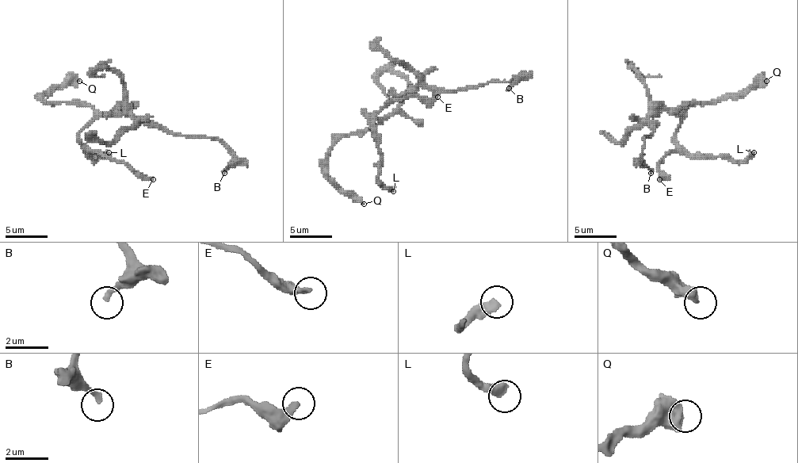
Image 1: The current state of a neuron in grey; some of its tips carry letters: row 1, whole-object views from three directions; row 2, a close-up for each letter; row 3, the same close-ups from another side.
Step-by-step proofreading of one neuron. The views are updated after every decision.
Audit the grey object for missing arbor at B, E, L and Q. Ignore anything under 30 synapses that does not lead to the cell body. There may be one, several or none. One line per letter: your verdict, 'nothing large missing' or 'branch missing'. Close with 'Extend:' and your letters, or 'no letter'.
B: branch missing
E: nothing large missing
L: nothing large missing
Q: nothing large missing
Extend: B

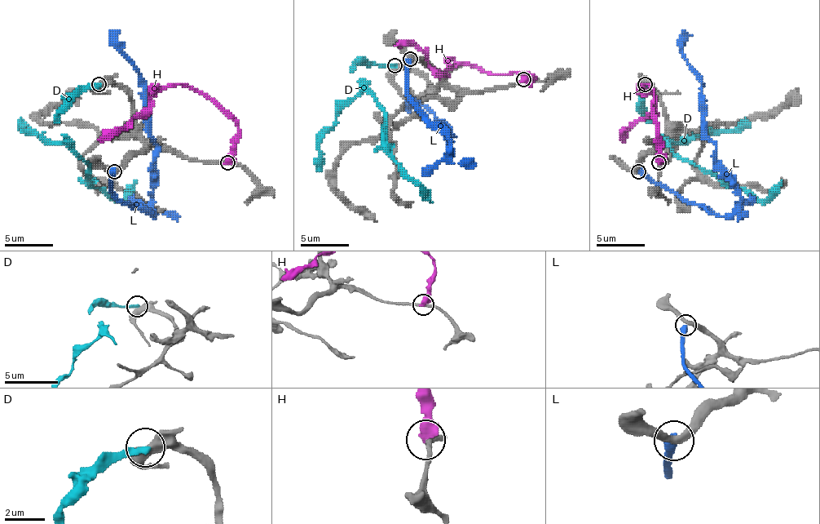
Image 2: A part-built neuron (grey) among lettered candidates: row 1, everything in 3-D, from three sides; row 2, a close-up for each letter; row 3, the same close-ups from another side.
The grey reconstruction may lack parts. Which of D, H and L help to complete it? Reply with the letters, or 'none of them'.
none of them

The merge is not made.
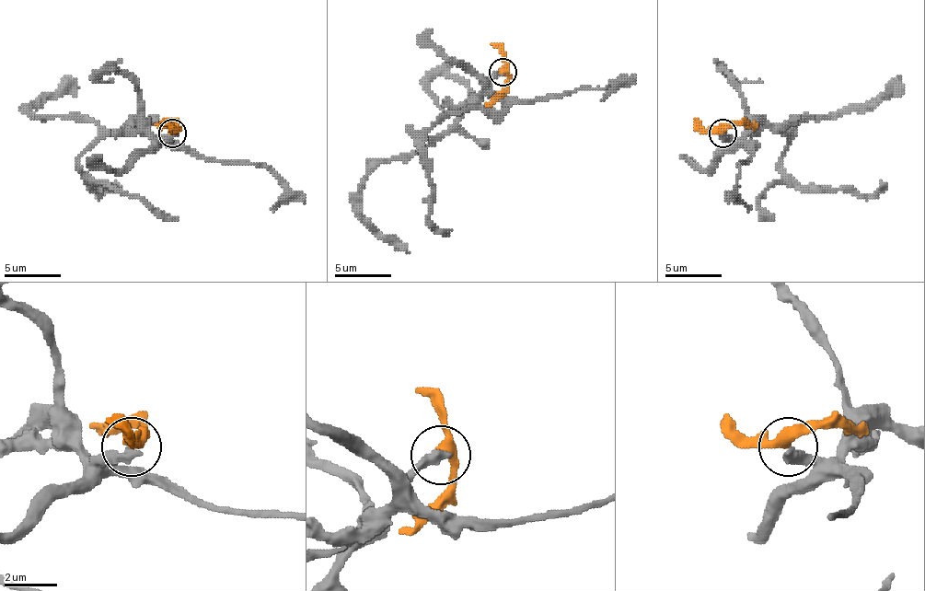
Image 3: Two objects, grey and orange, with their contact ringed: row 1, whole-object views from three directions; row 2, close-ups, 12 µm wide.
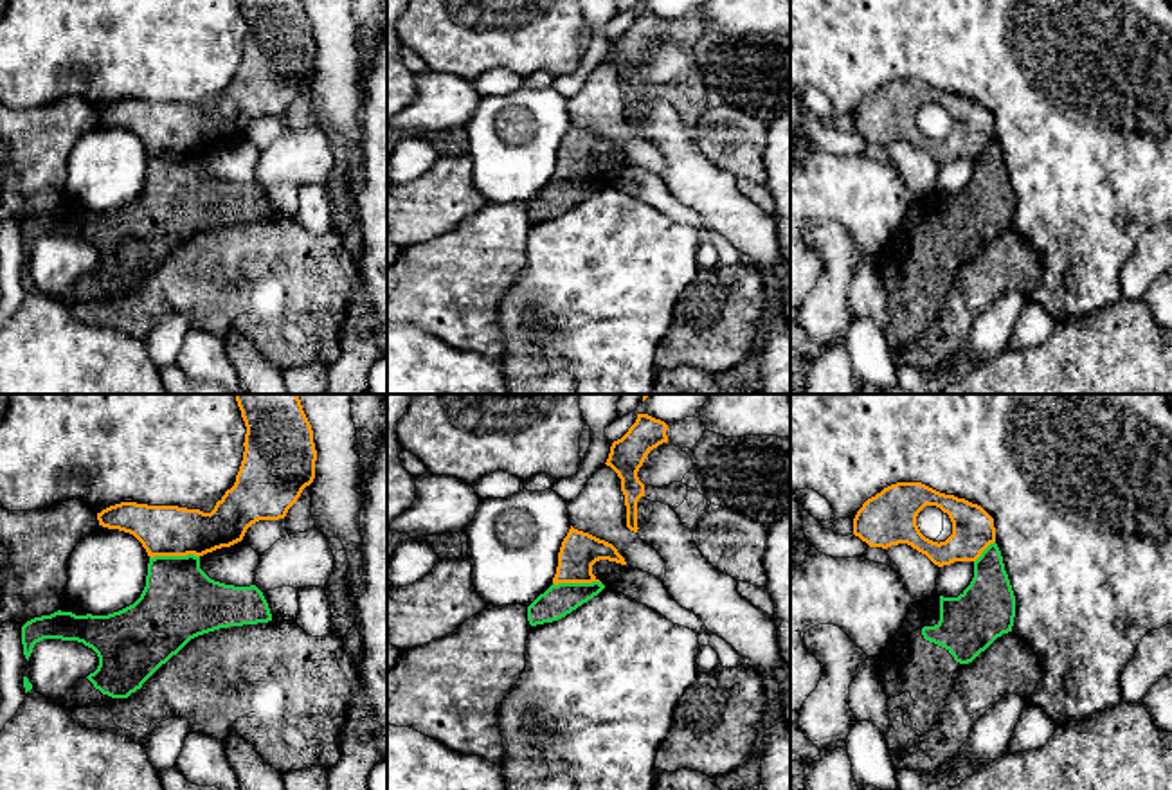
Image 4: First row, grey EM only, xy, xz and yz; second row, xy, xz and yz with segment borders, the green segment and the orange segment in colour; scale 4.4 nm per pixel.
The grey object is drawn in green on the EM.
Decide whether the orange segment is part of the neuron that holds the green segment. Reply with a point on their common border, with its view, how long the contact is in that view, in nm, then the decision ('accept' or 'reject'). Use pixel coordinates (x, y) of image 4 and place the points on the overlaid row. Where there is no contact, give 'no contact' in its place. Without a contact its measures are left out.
contact xy (173, 556); length 220 nm; reject

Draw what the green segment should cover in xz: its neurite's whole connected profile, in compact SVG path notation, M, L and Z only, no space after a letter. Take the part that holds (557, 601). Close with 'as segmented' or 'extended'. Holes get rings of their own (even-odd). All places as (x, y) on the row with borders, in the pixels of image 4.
M600 581L553 583L527 606L527 621L531 626L558 621L598 596L603 588L605 585Z | as segmented

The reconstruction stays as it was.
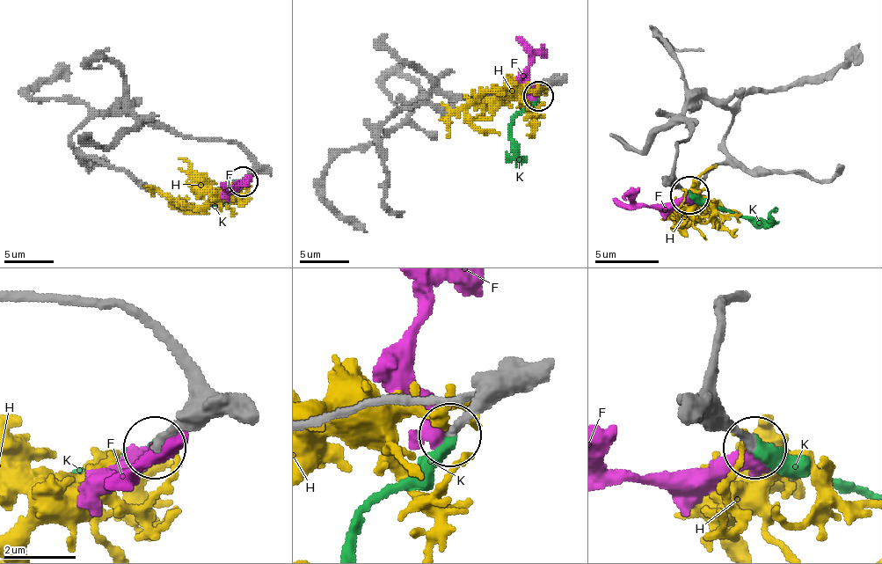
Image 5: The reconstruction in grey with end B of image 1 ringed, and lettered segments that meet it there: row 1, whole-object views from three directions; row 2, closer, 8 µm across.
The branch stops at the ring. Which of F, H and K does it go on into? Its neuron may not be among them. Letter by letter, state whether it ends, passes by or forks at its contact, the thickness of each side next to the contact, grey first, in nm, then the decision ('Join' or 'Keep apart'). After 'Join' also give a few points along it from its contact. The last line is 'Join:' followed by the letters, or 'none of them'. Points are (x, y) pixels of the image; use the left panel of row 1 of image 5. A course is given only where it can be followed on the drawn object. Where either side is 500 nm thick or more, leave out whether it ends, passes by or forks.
F: It passes by. Thickness 240 nm (grey) against 360 nm. Keep apart
H: Thickness 500 nm (grey) against 150 nm. Keep apart
K: It ends there. Thickness 280 nm (grey) against 380 nm. Join. Its course: (244, 180), (215, 193), (215, 198), (223, 201), (223, 190)
Join: K

